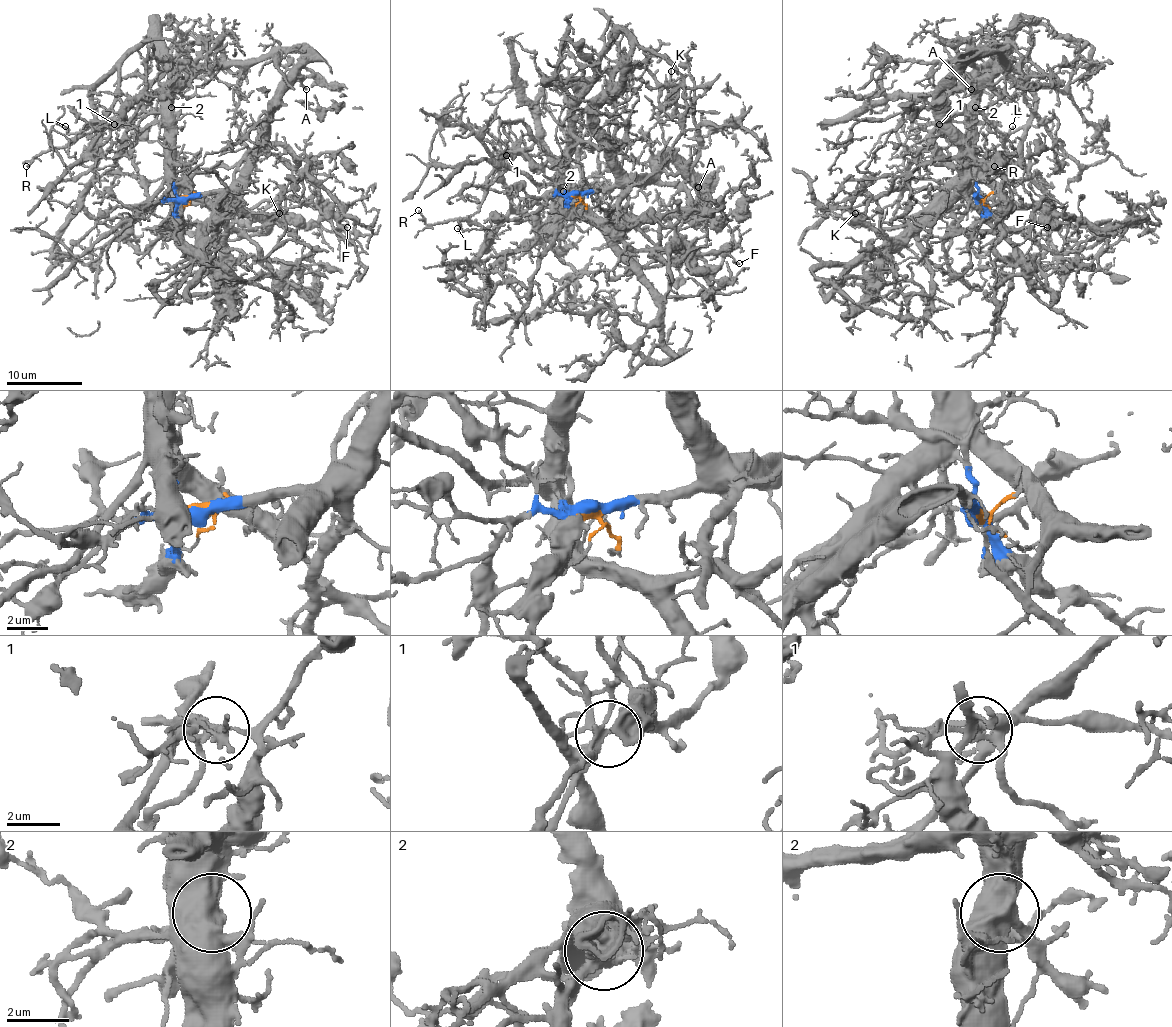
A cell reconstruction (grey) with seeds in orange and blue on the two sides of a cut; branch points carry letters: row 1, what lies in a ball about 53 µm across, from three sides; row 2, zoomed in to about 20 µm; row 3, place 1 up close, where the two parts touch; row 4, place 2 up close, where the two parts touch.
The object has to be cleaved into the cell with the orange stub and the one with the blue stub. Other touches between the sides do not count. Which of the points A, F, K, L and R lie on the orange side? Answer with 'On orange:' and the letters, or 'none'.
On orange: F, R

